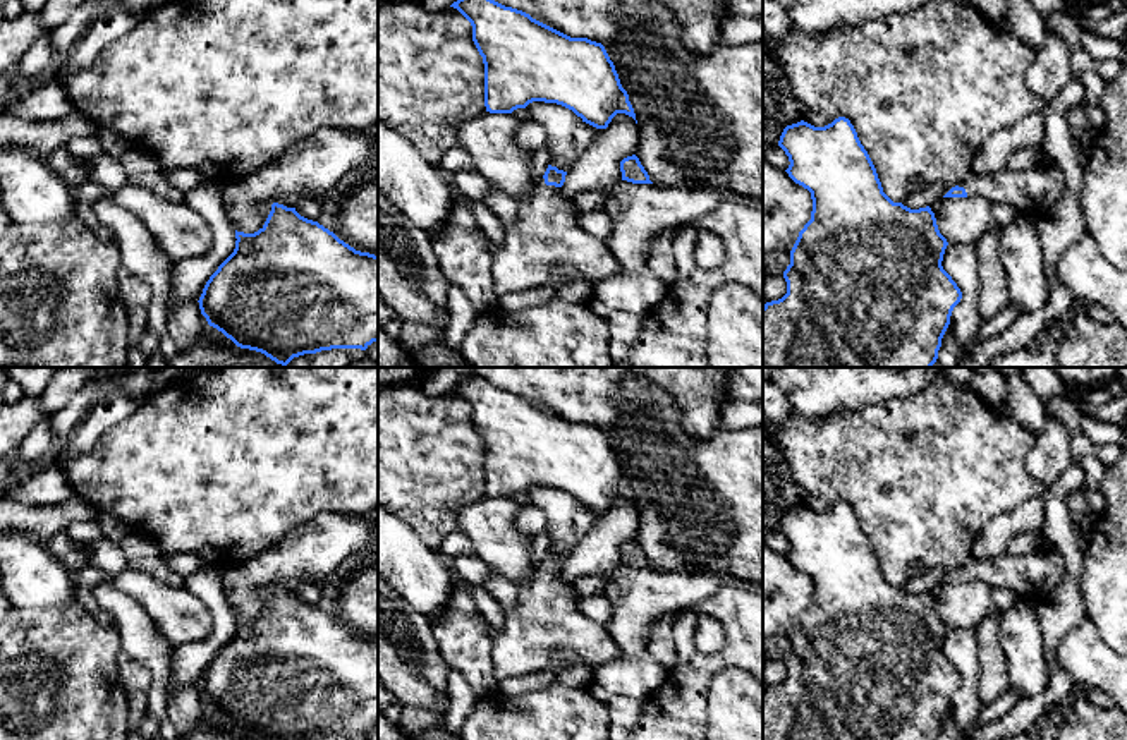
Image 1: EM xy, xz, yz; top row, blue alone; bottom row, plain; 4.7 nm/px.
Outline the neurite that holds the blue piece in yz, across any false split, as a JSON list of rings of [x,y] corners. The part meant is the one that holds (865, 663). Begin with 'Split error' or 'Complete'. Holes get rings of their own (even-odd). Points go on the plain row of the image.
Complete. [[[845,501],[825,512],[804,505],[787,510],[778,531],[790,546],[789,561],[811,577],[813,596],[783,656],[787,678],[763,690],[763,740],[938,740],[962,676],[941,651],[948,627],[931,592],[911,594],[883,577],[876,553]]]

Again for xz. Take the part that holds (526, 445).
Complete. [[[479,376],[450,391],[472,410],[472,426],[484,448],[486,496],[512,498],[545,486],[572,494],[596,513],[606,513],[617,498],[636,505],[601,428],[570,422]]]

